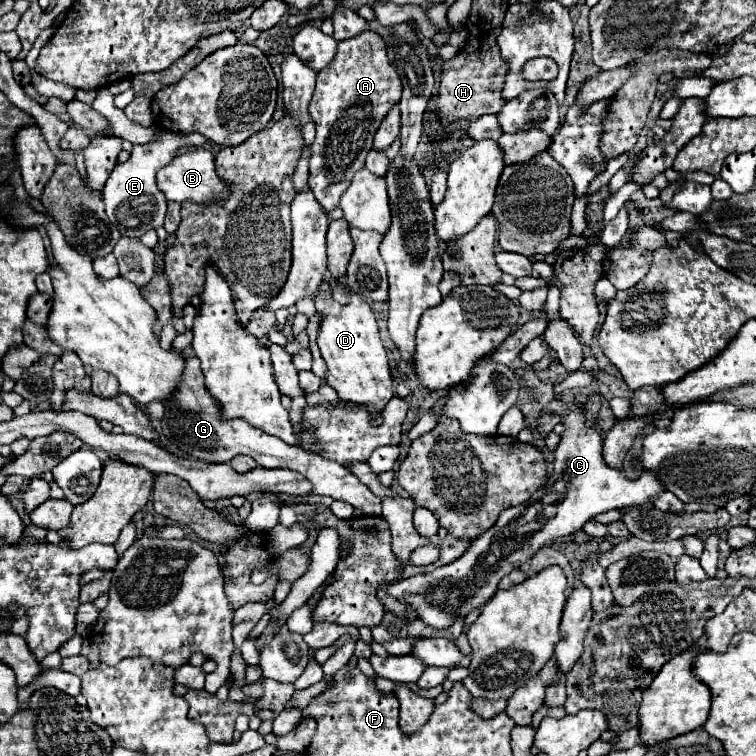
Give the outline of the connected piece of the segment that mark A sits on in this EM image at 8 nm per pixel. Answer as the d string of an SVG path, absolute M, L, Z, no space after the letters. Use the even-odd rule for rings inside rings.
M362 31L352 39L338 41L338 51L326 71L318 73L316 91L310 101L310 117L316 123L316 139L312 143L310 179L318 203L330 213L342 191L364 167L364 159L372 149L372 139L386 113L400 101L402 83L392 67L384 37L376 31Z

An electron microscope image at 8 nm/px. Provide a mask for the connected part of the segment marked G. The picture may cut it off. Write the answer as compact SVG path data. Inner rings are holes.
M182 351L186 357L186 369L182 383L178 385L178 391L170 401L164 403L164 419L162 419L162 433L170 441L172 447L180 449L184 455L208 463L228 463L236 455L252 455L258 465L268 469L292 469L298 471L312 483L312 493L324 497L330 495L332 499L348 501L354 509L362 511L364 515L382 515L380 499L358 481L356 475L352 475L346 467L342 467L336 461L328 461L316 453L308 453L300 447L288 445L282 439L276 439L272 435L266 435L264 431L258 431L256 427L248 425L244 419L224 419L220 405L216 399L212 399L210 391L204 387L204 375L200 371L200 361L192 351Z

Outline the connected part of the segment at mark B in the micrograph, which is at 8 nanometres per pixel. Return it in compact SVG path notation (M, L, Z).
M194 149L188 153L178 155L168 167L158 171L158 187L166 193L170 201L192 201L200 205L212 205L212 203L222 203L230 195L228 183L220 181L220 175L216 175L214 167L214 155L208 149Z

